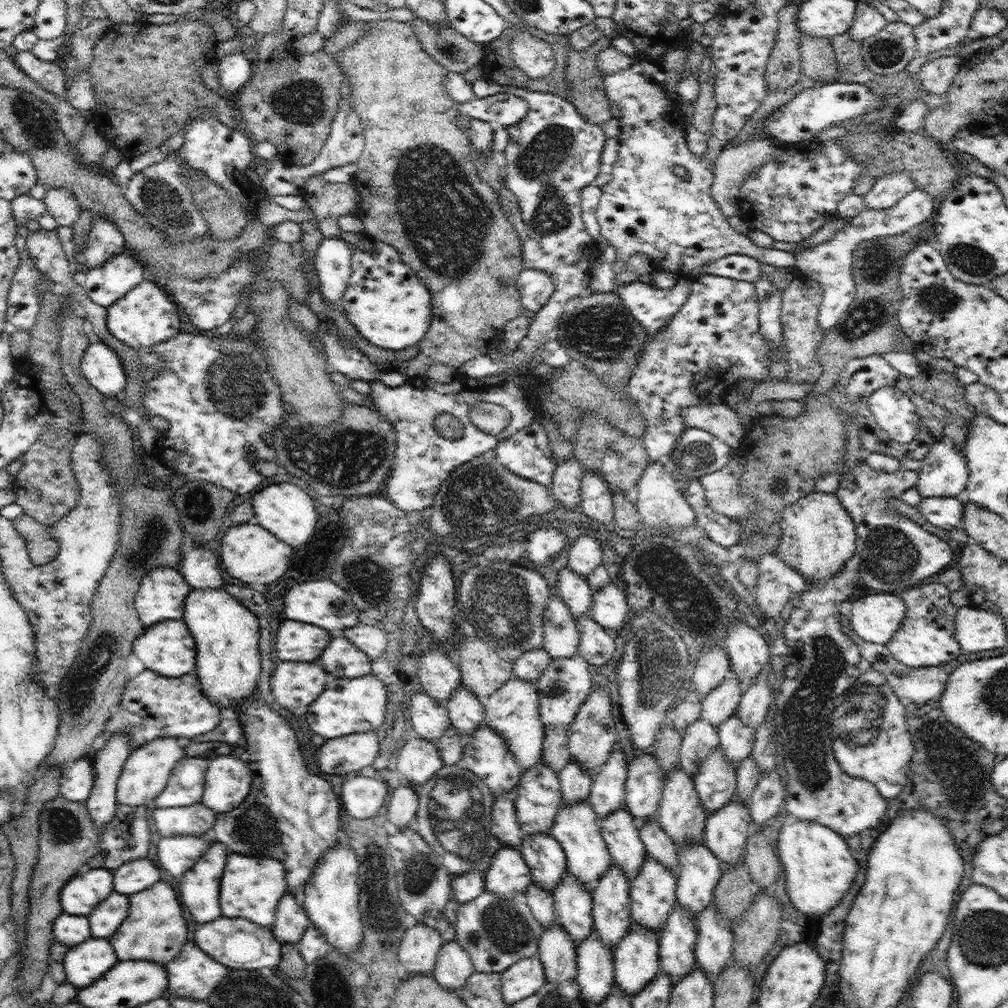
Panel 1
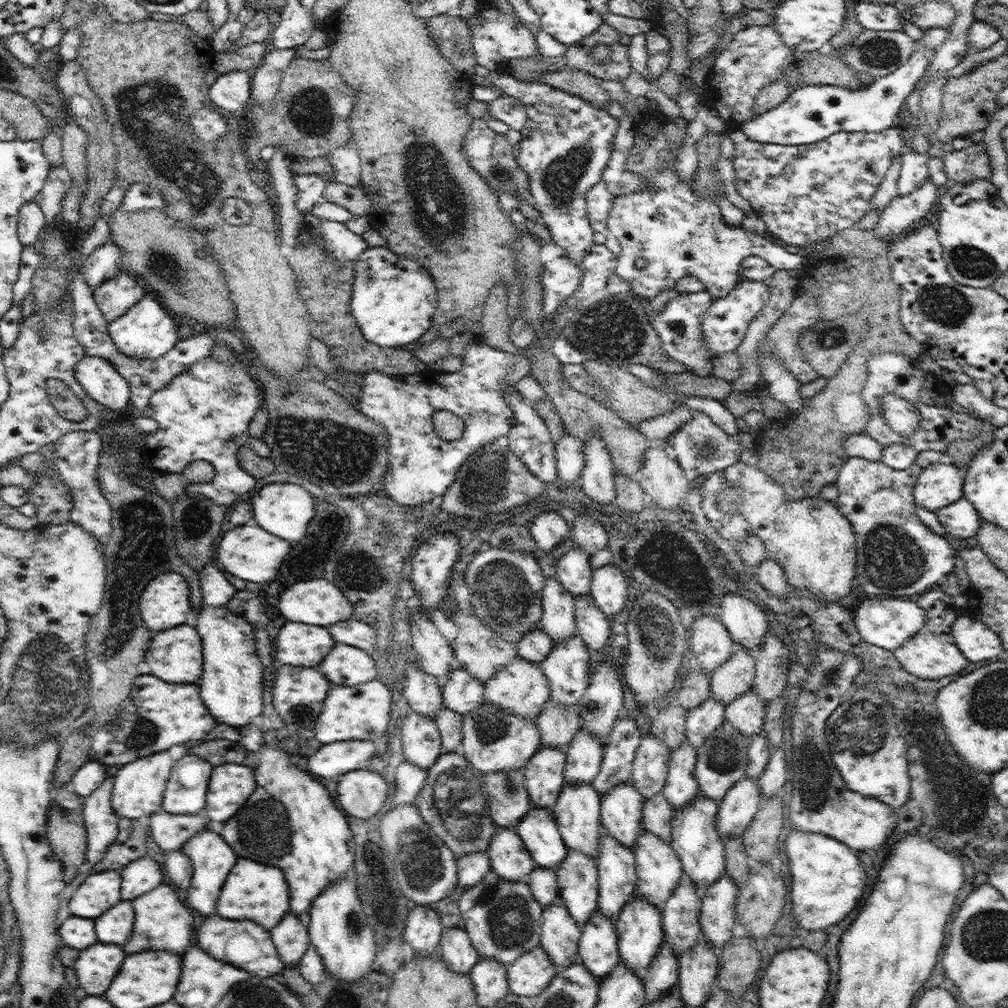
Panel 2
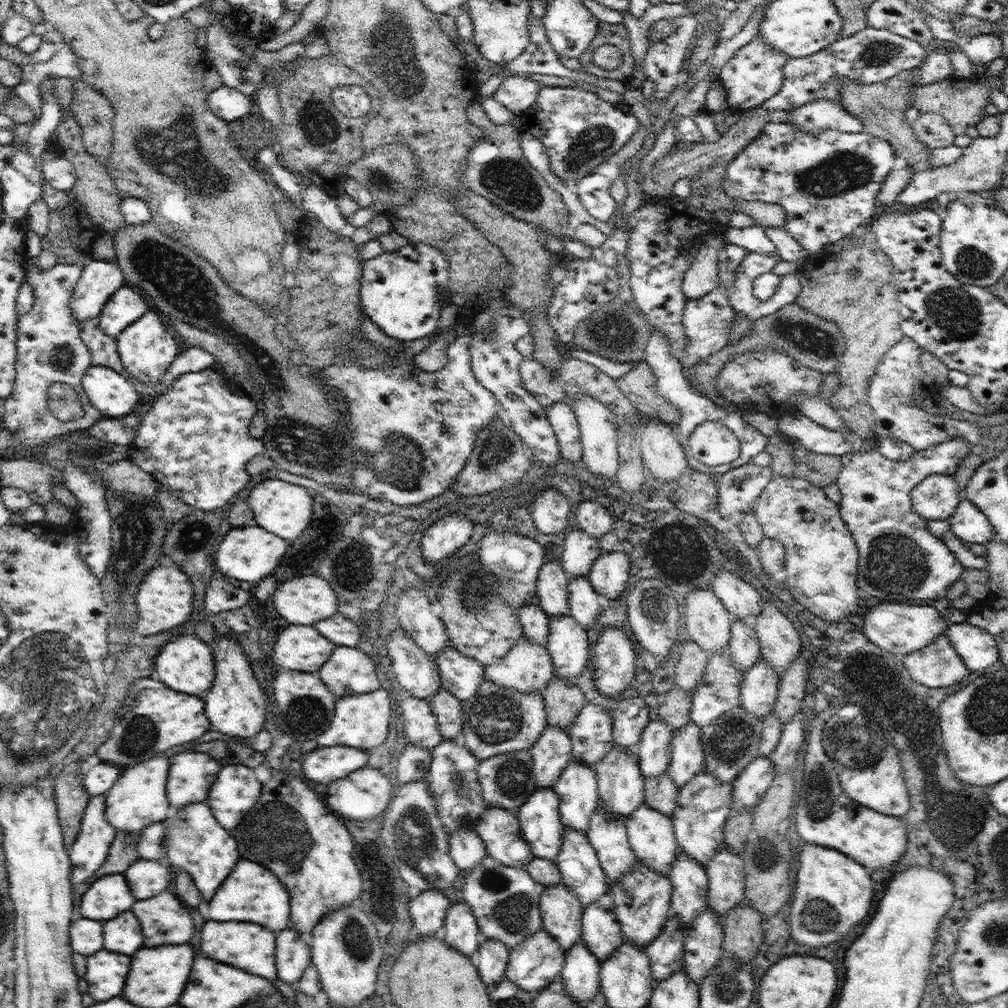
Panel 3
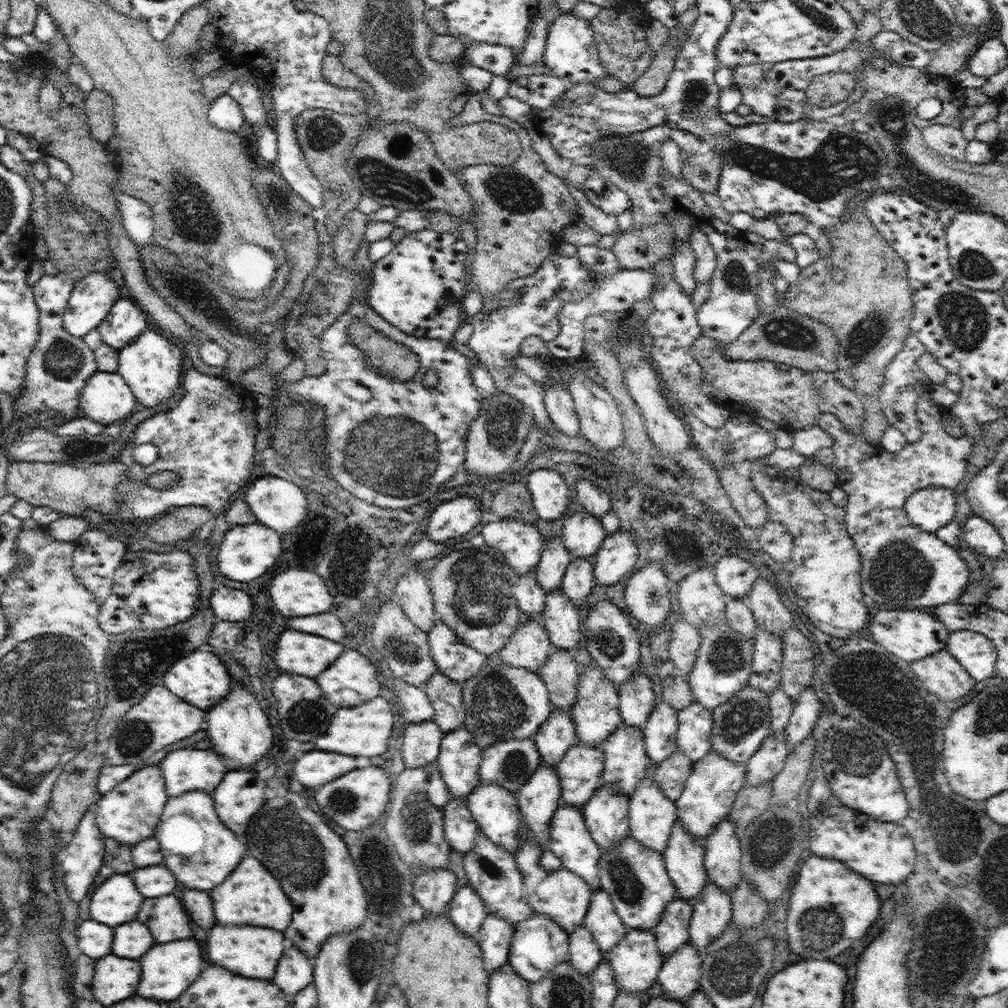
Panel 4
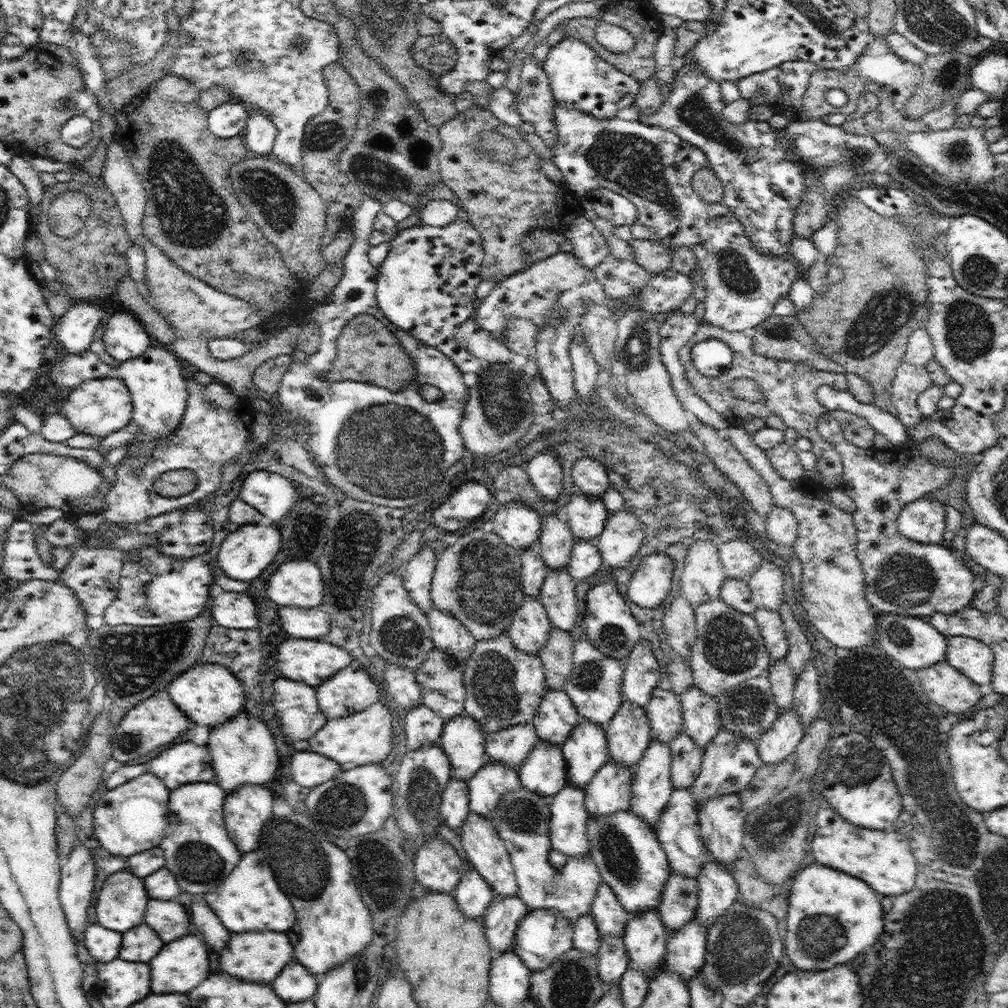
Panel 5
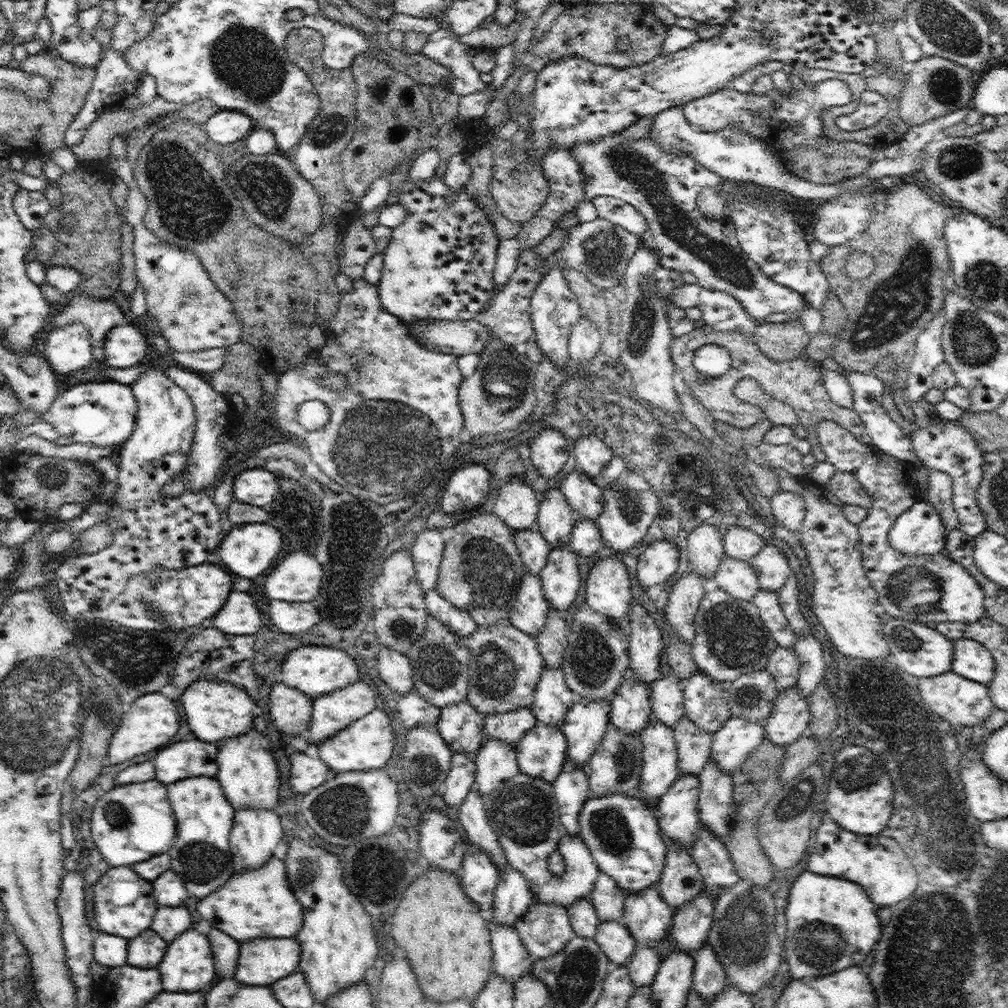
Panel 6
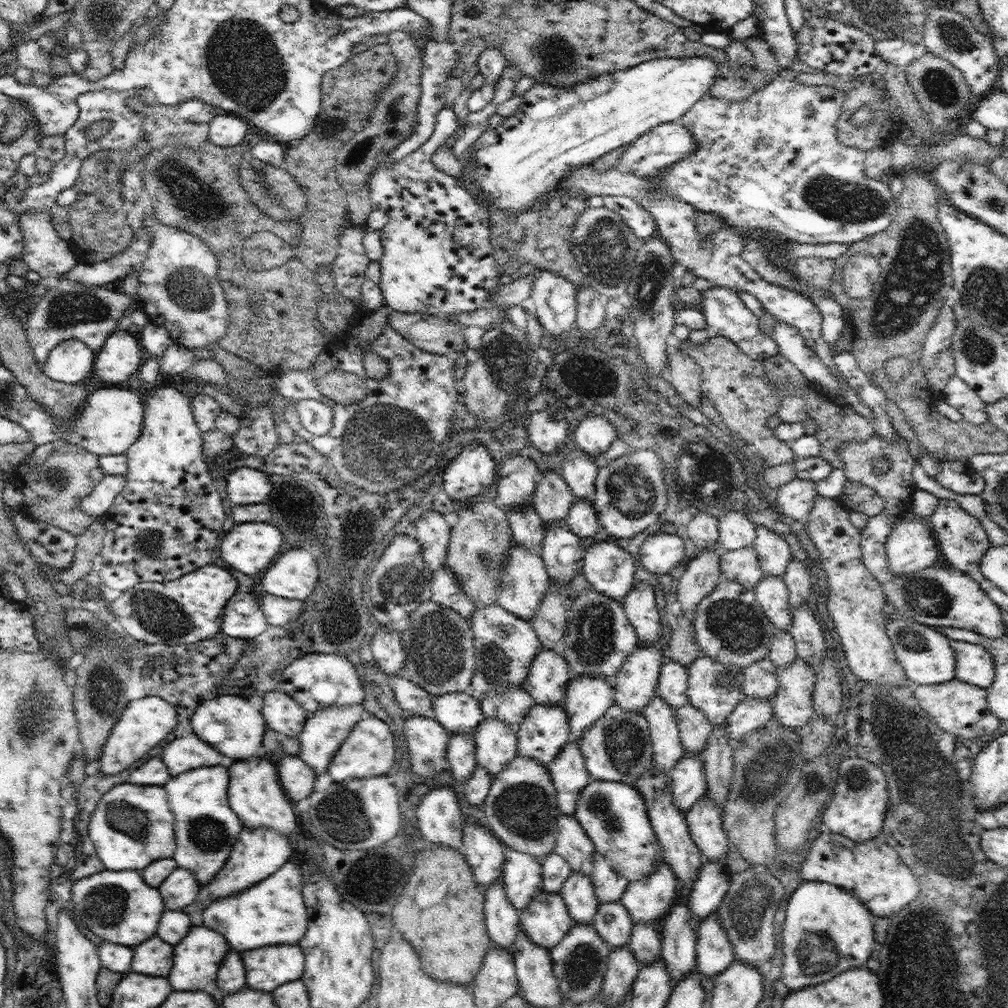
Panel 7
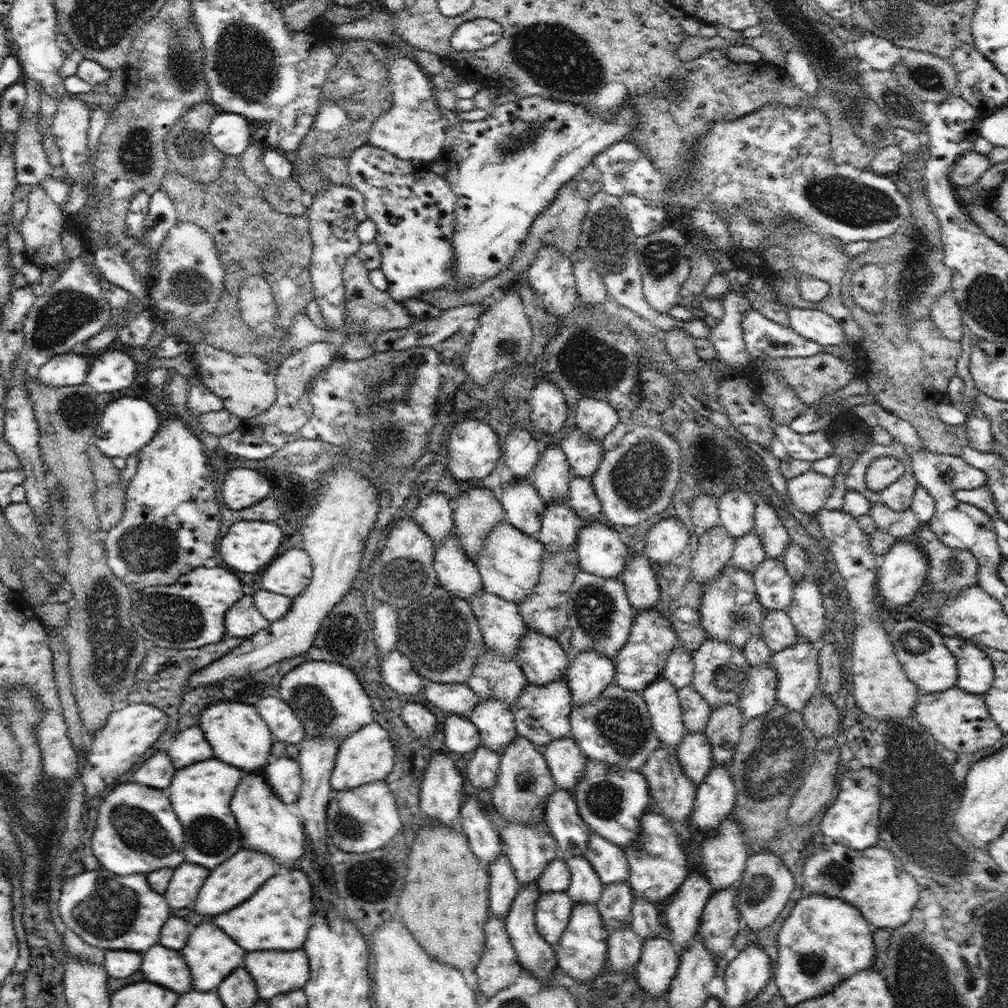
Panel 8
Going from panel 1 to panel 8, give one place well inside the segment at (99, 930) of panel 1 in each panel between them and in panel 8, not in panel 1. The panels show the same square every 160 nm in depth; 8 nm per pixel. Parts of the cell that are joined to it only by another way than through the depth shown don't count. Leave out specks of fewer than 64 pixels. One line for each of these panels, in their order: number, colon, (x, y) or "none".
2: (114, 927)
3: (122, 934)
4: (132, 939)
5: (141, 944)
6: (146, 950)
7: (154, 957)
8: (165, 967)

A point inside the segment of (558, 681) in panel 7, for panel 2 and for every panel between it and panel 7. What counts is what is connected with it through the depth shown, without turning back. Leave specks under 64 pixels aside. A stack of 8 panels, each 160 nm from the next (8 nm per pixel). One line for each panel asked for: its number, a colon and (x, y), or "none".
2: (544, 773)
3: (552, 752)
4: (557, 734)
5: (556, 717)
6: (552, 698)

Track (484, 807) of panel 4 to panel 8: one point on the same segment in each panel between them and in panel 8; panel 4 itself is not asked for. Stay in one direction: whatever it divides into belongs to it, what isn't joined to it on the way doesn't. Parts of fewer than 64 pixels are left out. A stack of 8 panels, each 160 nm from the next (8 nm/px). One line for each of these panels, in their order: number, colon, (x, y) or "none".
5: (486, 788)
6: (496, 761)
7: (496, 745)
8: (495, 719)

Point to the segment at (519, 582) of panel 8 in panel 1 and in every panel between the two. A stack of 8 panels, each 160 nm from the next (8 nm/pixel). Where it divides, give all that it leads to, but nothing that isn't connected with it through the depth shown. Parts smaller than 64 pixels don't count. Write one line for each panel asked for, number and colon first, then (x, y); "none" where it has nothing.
1: (513, 710)
2: (521, 688)
3: (527, 667)
4: (529, 646)
5: (530, 628)
6: (529, 612)
7: (524, 582)

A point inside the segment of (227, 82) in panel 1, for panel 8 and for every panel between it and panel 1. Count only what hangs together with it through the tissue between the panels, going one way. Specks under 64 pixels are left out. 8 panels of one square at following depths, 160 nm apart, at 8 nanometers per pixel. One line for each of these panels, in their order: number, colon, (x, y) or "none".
2: (231, 91)
3: (230, 104)
4: (225, 113)
5: (227, 120)
6: (225, 127)
7: (227, 130)
8: (230, 133)

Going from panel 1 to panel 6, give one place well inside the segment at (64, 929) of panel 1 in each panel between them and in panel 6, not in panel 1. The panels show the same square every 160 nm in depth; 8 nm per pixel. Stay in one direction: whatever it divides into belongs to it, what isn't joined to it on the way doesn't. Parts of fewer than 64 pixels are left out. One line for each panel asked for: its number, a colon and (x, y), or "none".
2: (76, 932)
3: (86, 935)
4: (95, 939)
5: (103, 944)
6: (109, 950)

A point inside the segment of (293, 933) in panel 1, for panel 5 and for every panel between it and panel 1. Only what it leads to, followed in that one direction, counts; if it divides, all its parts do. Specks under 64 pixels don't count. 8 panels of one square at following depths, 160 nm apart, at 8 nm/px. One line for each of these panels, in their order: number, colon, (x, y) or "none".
2: (291, 936)
3: (293, 954)
4: (294, 972)
5: (294, 984)

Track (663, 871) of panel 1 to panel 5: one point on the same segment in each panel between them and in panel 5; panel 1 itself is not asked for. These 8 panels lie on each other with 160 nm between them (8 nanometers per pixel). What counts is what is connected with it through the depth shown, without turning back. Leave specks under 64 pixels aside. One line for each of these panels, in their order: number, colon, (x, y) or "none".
2: (659, 870)
3: (650, 833)
4: (652, 814)
5: (652, 786)

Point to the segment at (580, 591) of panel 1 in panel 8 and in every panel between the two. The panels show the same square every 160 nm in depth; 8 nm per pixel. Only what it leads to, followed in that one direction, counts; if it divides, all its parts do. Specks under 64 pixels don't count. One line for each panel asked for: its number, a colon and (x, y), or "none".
2: (574, 570)
3: (580, 551)
4: (582, 534)
5: (586, 516)
6: (587, 500)
7: (579, 472)
8: (583, 454)

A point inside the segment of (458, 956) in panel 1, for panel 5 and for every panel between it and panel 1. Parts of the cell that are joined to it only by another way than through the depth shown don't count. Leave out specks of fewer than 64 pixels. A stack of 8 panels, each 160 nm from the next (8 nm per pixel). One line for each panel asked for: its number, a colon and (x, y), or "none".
2: (455, 948)
3: (461, 931)
4: (467, 910)
5: (473, 894)

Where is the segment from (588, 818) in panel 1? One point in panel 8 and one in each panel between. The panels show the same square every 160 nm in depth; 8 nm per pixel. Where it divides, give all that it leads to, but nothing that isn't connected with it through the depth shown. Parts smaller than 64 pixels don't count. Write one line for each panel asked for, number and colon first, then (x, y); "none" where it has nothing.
2: (577, 810)
3: (576, 787)
4: (580, 770)
5: (586, 750)
6: (585, 723)
7: (587, 698)
8: (590, 672)

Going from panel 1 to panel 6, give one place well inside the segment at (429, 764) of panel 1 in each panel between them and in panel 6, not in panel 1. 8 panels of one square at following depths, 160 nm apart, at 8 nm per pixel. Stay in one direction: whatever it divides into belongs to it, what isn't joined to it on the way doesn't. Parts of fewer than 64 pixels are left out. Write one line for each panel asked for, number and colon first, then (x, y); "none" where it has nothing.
2: (421, 741)
3: (421, 727)
4: (417, 707)
5: (402, 685)
6: (395, 669)

